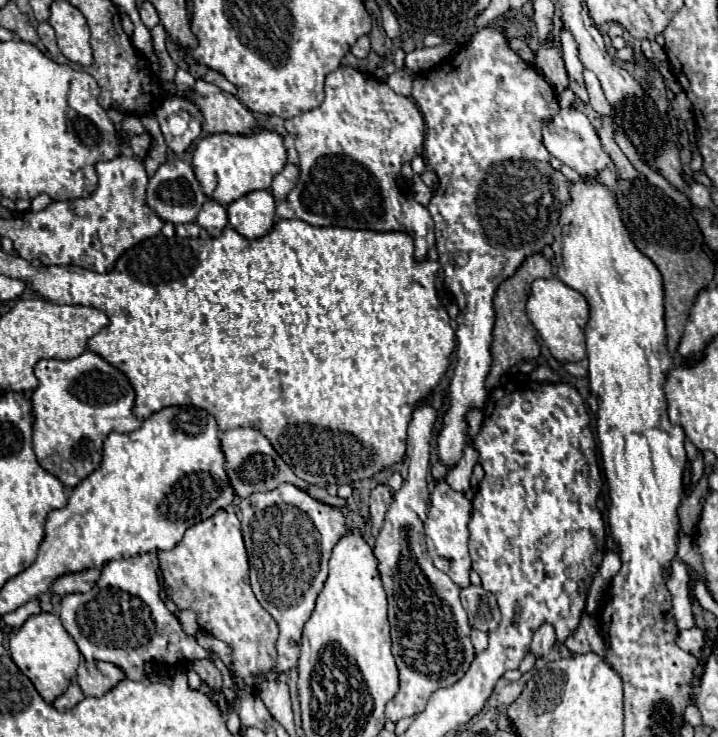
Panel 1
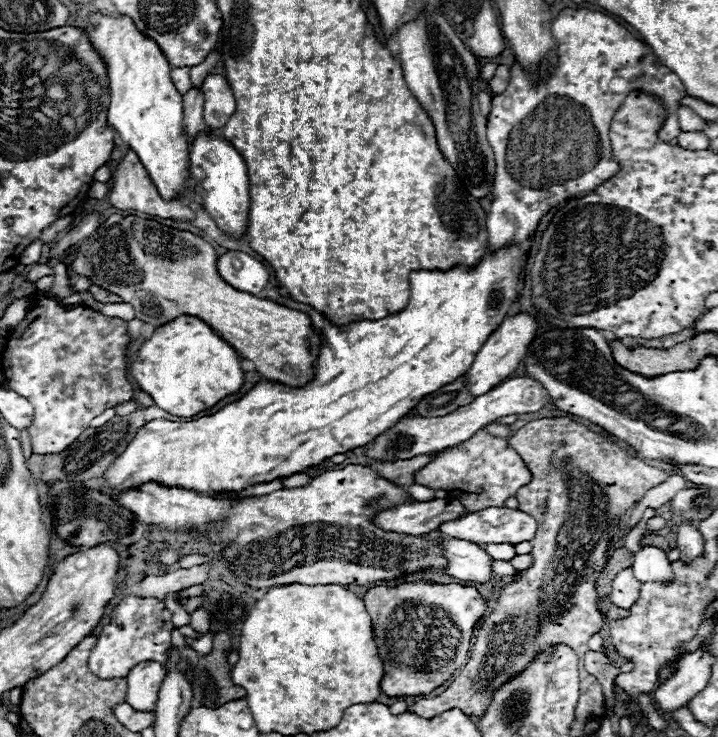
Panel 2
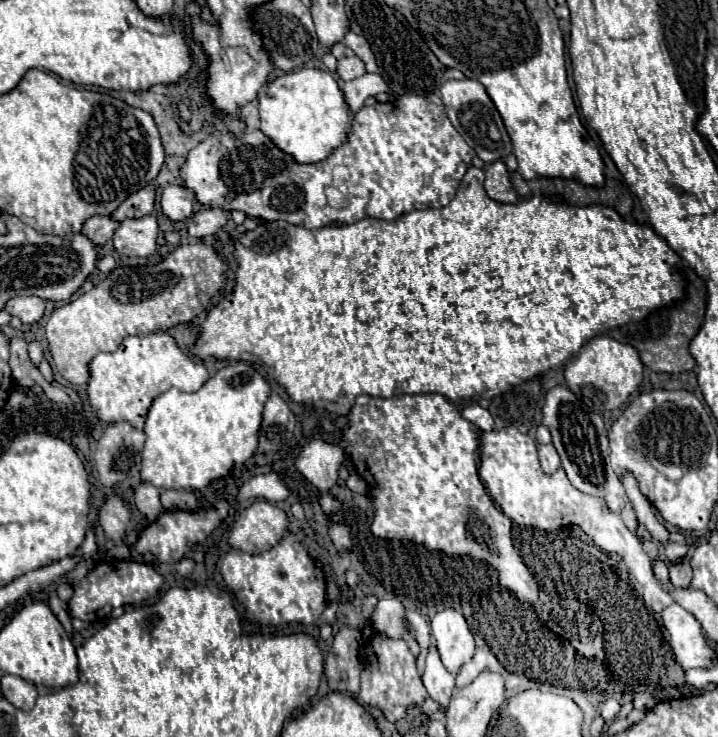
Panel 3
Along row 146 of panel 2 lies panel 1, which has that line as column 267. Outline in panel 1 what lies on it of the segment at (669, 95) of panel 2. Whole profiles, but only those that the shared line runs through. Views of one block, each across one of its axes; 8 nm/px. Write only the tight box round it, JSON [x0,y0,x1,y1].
[238,484,348,672]

